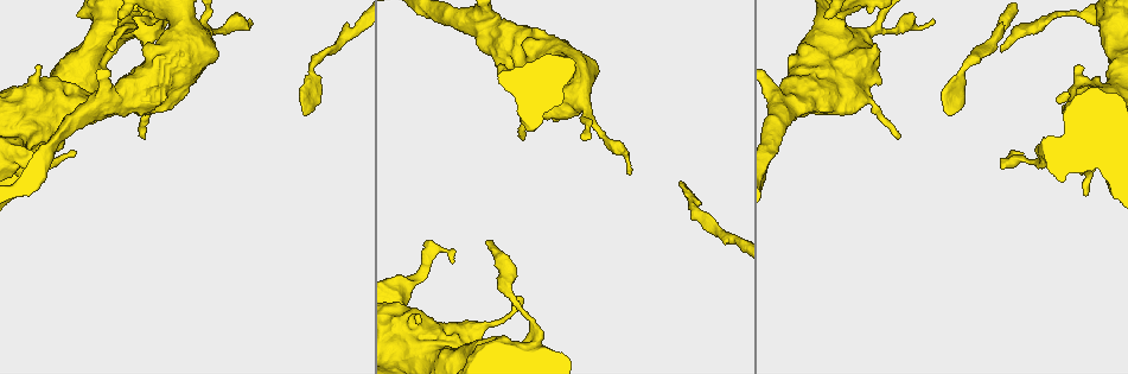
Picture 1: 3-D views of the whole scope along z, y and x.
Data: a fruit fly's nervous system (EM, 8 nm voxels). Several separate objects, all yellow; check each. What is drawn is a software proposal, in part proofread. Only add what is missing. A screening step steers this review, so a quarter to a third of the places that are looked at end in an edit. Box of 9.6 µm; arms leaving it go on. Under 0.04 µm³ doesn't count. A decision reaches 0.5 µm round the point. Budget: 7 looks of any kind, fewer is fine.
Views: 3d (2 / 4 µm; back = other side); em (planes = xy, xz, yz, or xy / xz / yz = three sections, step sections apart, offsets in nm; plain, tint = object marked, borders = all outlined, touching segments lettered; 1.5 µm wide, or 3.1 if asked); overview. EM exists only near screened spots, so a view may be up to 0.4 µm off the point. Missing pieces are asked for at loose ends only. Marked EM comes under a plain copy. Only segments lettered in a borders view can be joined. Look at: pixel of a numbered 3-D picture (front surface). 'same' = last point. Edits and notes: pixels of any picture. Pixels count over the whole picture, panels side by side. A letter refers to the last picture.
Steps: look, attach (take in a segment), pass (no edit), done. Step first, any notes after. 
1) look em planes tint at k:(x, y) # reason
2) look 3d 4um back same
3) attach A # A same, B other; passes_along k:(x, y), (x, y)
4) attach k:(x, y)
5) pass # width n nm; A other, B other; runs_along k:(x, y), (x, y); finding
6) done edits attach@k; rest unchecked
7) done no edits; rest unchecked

look em xy step 8 borders at 1:(489, 240) # an open end

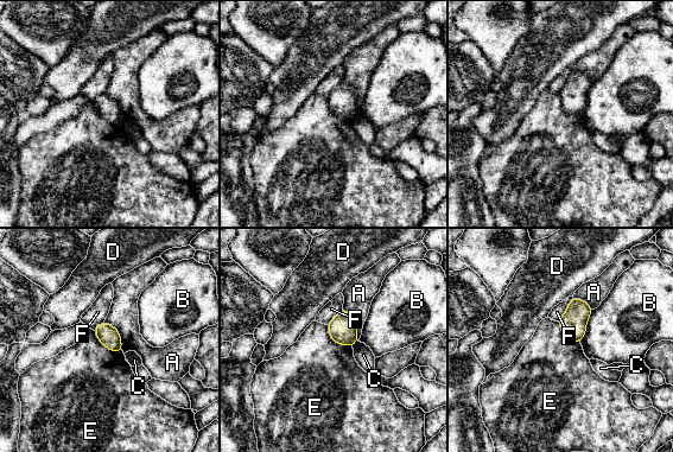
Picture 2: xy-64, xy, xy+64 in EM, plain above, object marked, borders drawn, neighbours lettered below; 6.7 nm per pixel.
pass # longest_contact E 260 nm; A other, B other, C other, D other, E other, F other; border 2:(105, 320), (116, 329), (124, 351); no lettered segment goes on from it

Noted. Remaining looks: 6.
look em planes tint at 1:(629, 174)

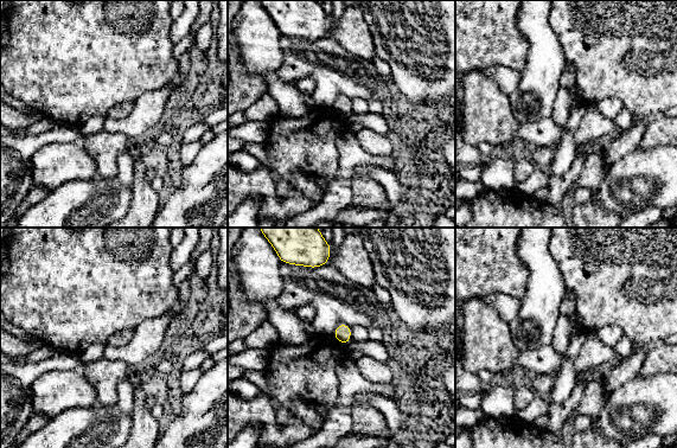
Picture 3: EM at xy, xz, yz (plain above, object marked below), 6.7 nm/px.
look em planes borders same

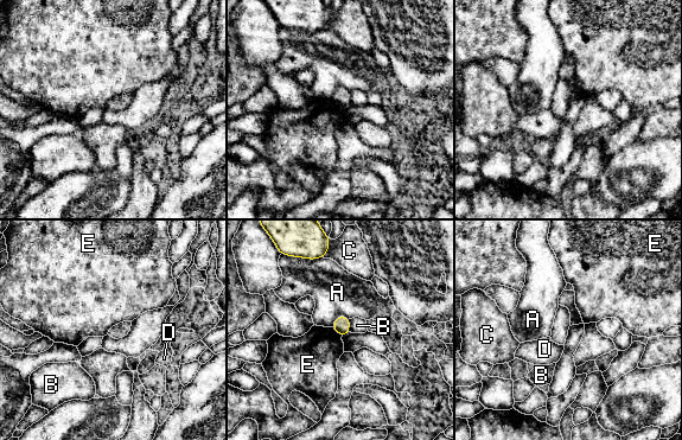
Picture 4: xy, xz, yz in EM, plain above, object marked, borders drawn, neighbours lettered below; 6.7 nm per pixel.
pass # width 110 nm; A other, B other, C other, D other, E other; none of them fits

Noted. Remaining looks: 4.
look 3d 2um at 1:(1058, 103) # tapers out

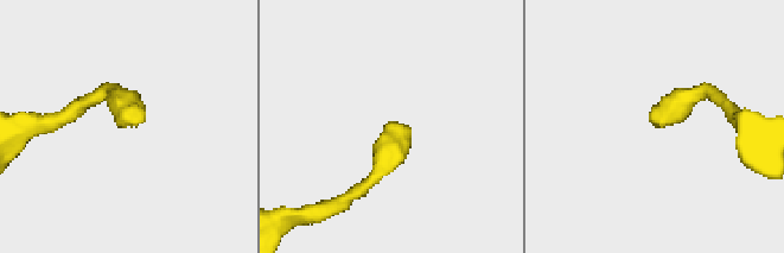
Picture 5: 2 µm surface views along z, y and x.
look em 3.1um planes borders at 5:(402, 125) # need the tissue

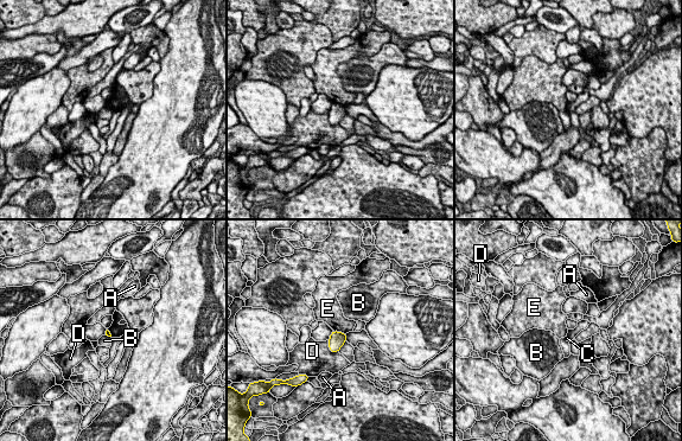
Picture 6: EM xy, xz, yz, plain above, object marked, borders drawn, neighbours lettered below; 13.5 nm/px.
pass # A other, B other, C other, D other, E other; none of them fits

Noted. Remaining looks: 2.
done no edits; rest unchecked

